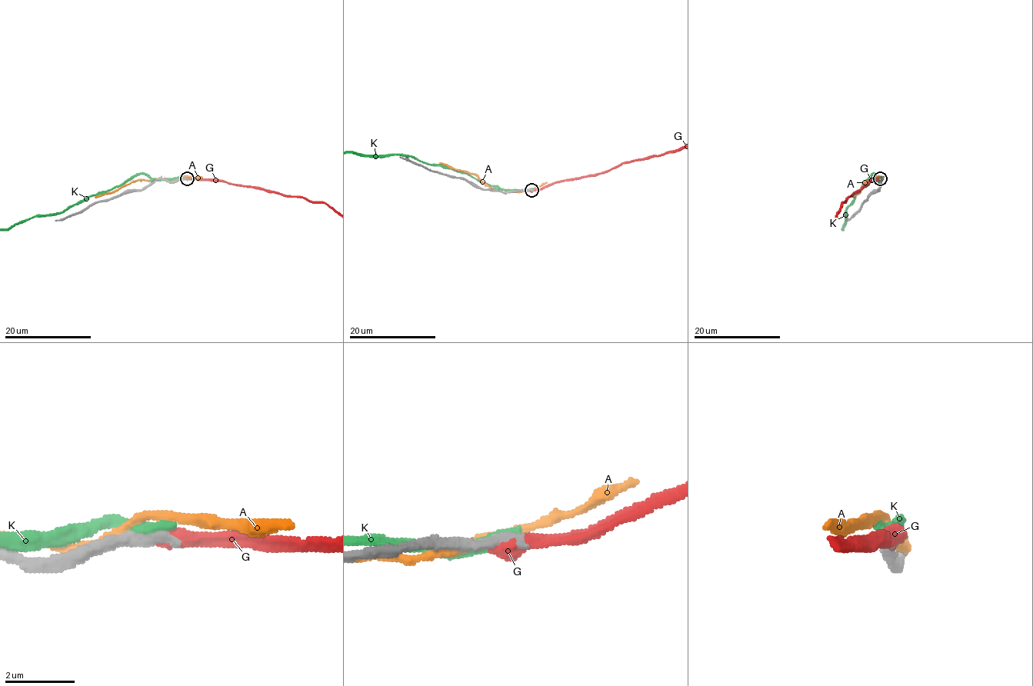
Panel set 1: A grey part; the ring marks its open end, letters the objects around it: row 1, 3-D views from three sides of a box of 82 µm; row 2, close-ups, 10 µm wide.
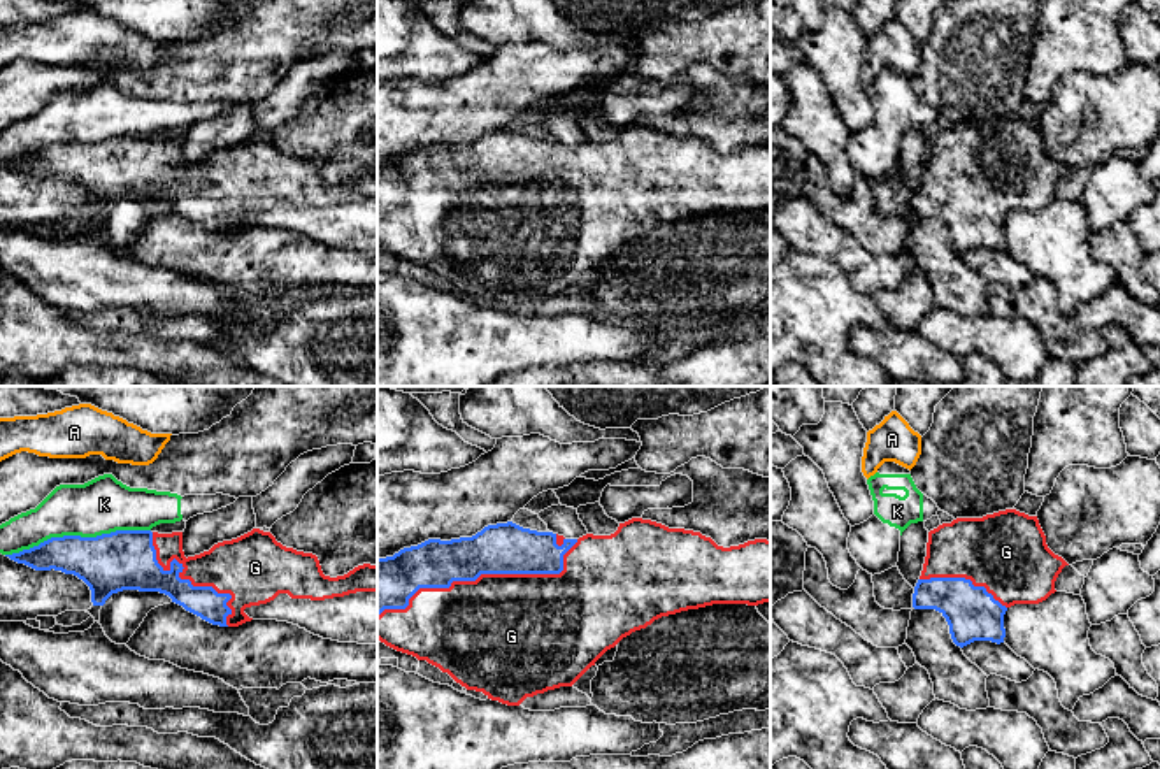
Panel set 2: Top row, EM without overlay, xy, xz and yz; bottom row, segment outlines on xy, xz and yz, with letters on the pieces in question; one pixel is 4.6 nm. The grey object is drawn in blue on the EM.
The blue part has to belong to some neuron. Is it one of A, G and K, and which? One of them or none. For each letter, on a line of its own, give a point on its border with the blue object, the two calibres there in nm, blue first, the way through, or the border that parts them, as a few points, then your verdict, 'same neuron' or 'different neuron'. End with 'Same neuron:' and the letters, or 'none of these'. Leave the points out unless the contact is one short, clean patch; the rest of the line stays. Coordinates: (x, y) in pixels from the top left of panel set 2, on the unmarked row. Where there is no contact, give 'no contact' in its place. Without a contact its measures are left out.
A: no contact | different neuron
G: xz (483, 179) | 240/460 nm | same neuron
K: xy (78, 143) | 280/260 nm | different neuron
Same neuron: G

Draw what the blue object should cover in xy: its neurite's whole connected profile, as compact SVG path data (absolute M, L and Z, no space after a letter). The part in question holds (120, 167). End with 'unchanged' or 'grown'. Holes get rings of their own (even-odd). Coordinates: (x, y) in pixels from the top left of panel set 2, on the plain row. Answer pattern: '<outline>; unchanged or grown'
M260 135L188 165L183 139L151 137L51 144L5 163L35 177L77 183L90 193L93 212L104 212L123 197L160 198L219 234L251 228L244 216L267 211L279 200L325 207L377 198L377 172L363 170L330 184L316 162L286 155Z; grown

